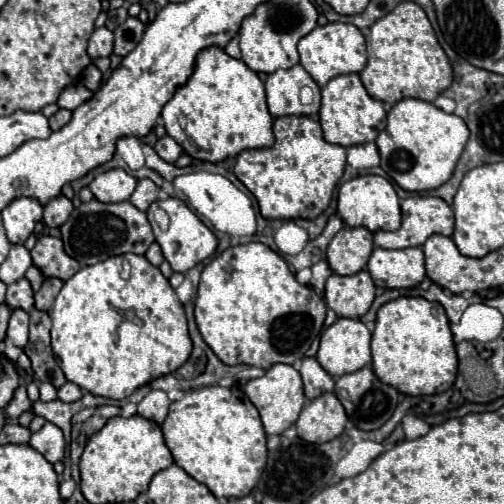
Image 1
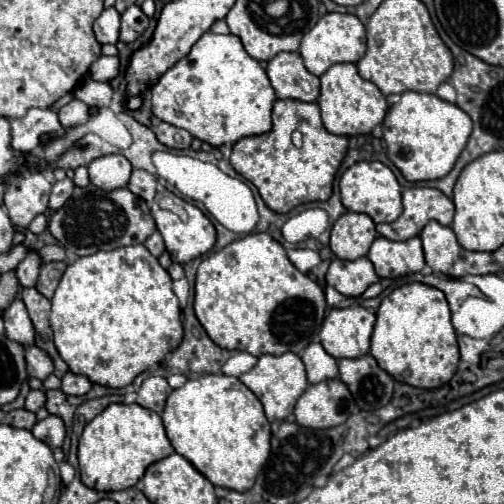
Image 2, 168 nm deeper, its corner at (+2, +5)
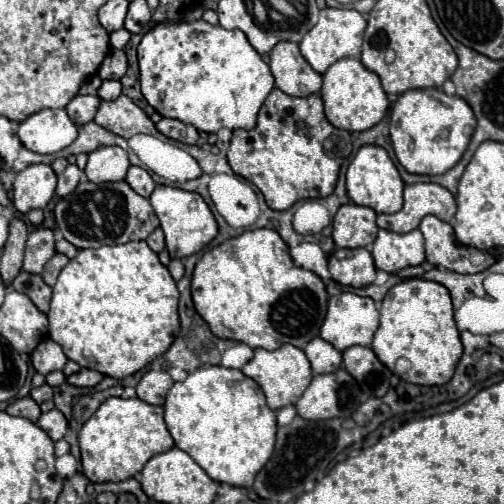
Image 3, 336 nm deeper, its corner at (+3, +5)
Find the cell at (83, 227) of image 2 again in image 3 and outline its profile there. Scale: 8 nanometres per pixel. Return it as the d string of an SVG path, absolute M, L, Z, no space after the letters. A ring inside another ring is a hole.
M139 166L129 168L125 182L93 184L83 178L69 196L57 202L55 224L63 238L71 242L77 250L99 248L103 244L127 244L129 240L147 240L147 236L159 226L159 220L147 200L153 190L153 178L145 168Z

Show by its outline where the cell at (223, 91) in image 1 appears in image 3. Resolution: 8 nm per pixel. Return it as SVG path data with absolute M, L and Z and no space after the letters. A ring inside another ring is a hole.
M205 20L159 24L143 36L137 54L141 70L141 92L145 100L161 116L193 124L201 132L219 132L221 128L255 128L257 112L275 86L269 66L253 50L241 30L225 30L221 26L211 26Z

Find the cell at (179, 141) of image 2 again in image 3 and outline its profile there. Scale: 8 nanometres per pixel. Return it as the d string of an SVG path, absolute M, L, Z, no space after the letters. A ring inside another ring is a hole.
M161 118L155 126L163 136L167 136L171 140L177 140L177 142L183 142L183 144L189 144L189 146L195 144L197 136L199 136L197 128L193 128L189 124L183 124L179 120L171 120L171 118Z

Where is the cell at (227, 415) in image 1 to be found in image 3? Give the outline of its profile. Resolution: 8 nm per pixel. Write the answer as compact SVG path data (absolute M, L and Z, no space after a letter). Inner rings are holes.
M223 366L199 368L191 372L185 382L173 384L173 388L167 392L167 402L163 408L165 408L165 422L169 434L175 440L175 446L187 452L215 482L249 488L257 472L267 464L267 460L273 454L275 430L277 430L275 412L265 404L261 388L241 370L231 370Z

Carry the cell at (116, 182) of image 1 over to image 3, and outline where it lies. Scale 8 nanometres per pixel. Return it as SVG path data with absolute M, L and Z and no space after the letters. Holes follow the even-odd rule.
M105 146L89 154L85 176L95 184L119 182L119 180L125 180L127 170L129 170L127 152L119 146Z

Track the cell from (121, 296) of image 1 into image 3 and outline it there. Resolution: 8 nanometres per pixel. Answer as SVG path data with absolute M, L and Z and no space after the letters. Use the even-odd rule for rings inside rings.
M147 242L79 250L61 270L47 312L48 337L81 368L125 378L161 356L179 328L179 290Z

